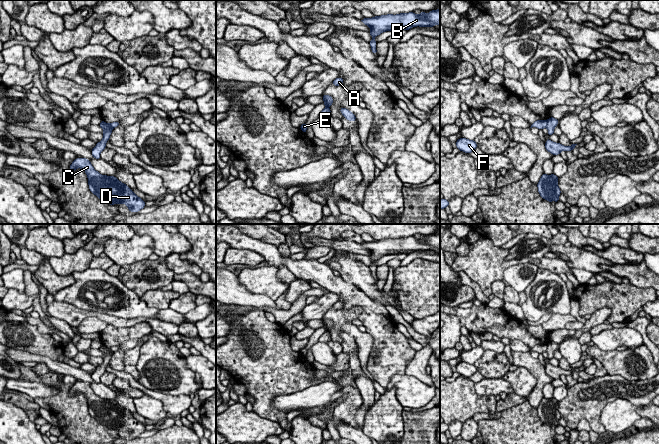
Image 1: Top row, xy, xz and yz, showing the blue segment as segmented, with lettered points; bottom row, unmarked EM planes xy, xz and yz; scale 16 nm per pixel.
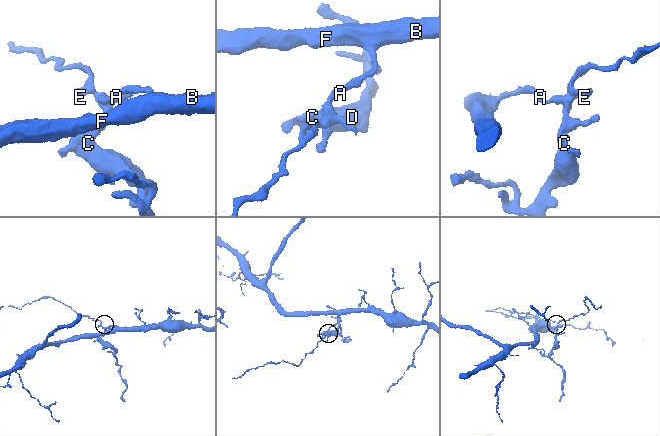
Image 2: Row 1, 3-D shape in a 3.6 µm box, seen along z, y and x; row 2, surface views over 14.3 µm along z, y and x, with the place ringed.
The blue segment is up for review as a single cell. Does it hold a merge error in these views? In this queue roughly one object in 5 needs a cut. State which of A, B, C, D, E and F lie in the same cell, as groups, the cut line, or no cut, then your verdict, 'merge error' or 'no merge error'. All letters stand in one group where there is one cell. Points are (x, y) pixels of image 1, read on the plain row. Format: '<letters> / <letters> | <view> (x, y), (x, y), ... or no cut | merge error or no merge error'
A B F / C D E | yz (546, 344), (547, 350) | merge error

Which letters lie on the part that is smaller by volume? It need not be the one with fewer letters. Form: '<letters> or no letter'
C, D, E

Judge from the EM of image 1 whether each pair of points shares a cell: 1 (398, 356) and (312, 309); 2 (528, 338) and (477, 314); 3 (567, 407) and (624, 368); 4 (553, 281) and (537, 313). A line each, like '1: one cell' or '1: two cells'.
1: two cells
2: one cell
3: two cells
4: one cell

